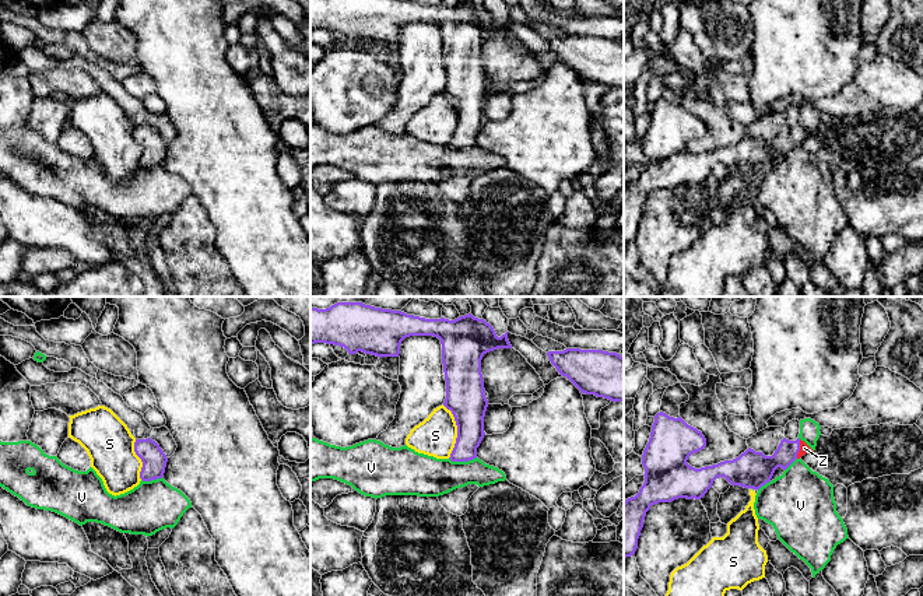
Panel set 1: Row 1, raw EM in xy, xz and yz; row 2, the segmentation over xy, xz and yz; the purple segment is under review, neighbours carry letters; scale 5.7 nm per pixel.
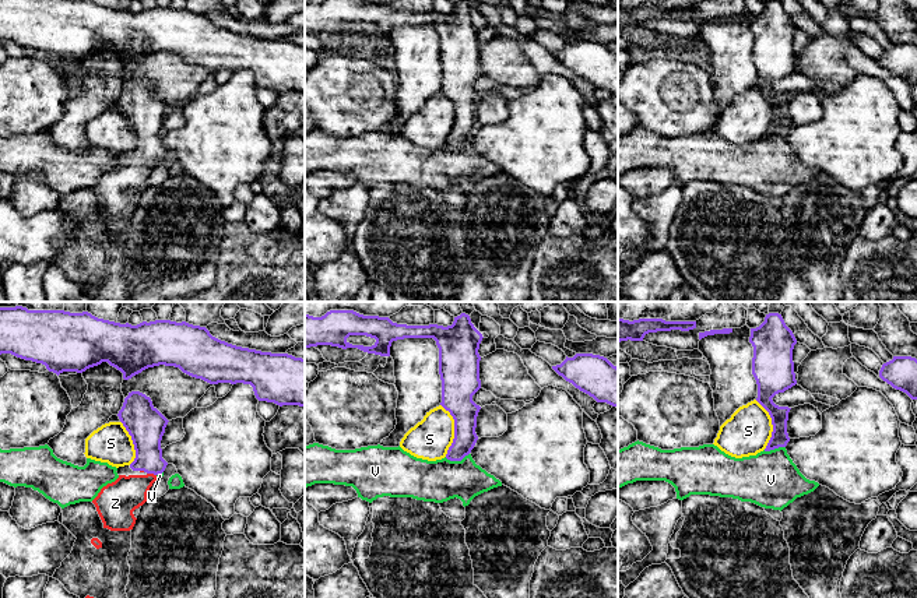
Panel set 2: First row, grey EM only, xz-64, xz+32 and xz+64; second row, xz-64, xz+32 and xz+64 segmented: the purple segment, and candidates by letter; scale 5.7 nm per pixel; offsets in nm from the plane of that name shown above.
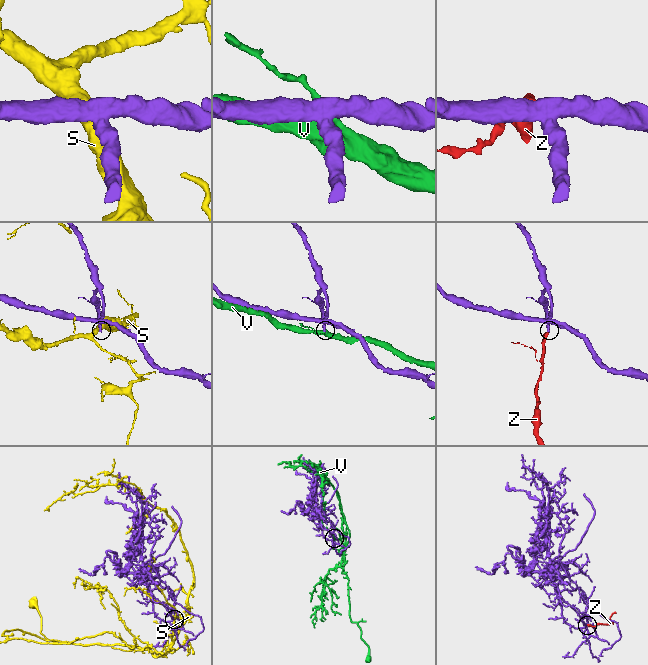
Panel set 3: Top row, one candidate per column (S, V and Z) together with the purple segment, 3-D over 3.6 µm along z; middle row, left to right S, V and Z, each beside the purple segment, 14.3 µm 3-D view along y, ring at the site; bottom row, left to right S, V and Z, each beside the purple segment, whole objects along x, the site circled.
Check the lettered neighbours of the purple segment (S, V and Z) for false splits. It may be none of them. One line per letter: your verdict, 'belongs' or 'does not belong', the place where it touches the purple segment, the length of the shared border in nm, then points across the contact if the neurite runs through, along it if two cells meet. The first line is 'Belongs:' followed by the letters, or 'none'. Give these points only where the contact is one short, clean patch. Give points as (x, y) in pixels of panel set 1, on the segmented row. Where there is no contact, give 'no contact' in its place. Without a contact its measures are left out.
Belongs: Z
S: does not belong | xz (458, 431) | 320 nm
V: does not belong | xz (462, 460) | 160 nm
Z: belongs | yz (799, 449) | 110 nm | across yz (760, 467), (792, 449), (799, 449), (804, 448)

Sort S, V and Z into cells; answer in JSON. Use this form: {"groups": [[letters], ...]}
{"groups": [["S"], ["V"], ["Z"]]}

